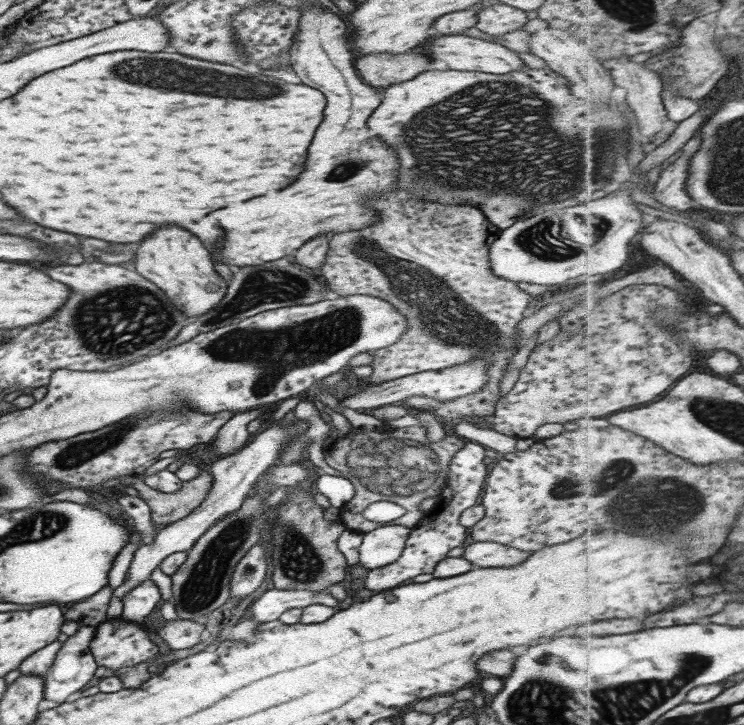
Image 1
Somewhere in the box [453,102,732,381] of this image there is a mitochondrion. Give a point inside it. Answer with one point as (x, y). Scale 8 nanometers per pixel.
(546, 240)

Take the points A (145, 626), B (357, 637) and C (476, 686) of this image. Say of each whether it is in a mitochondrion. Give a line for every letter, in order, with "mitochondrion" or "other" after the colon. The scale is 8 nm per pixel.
A: other
B: other
C: other

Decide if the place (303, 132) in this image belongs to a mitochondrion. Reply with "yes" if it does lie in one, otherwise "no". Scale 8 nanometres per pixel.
no

